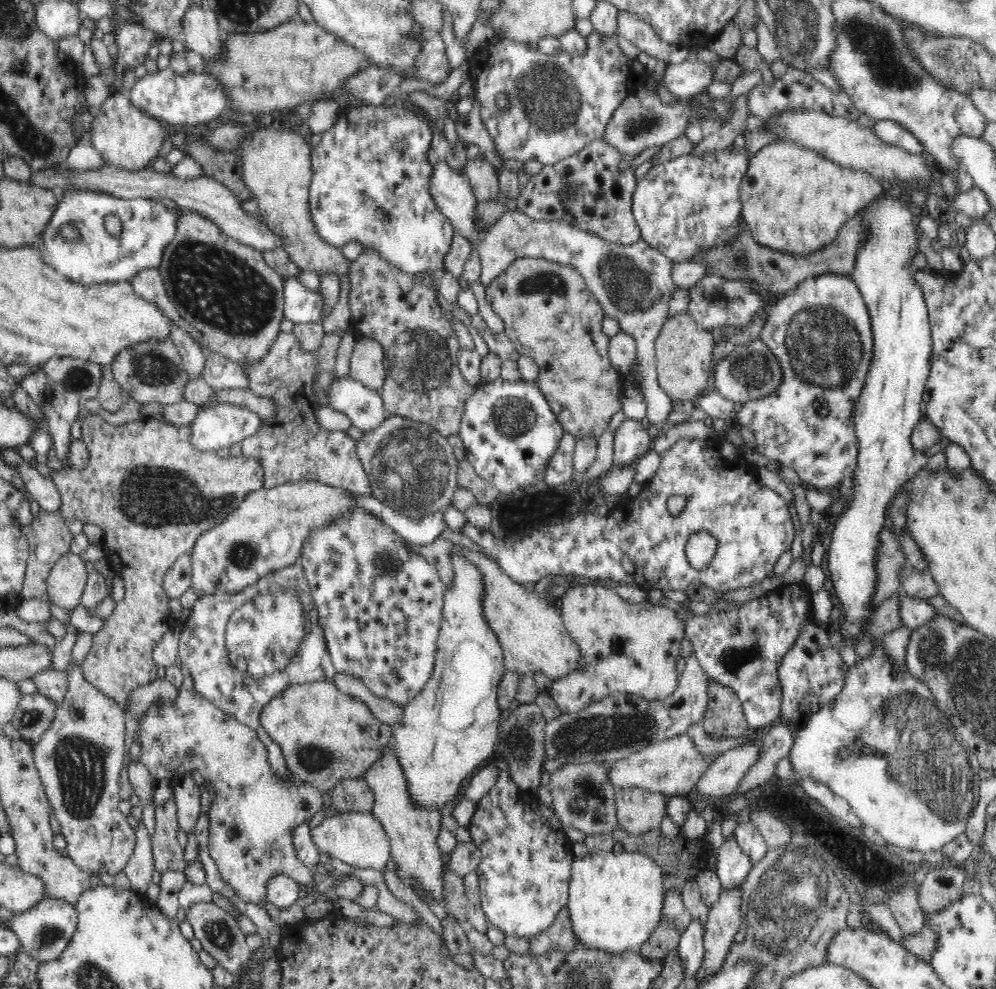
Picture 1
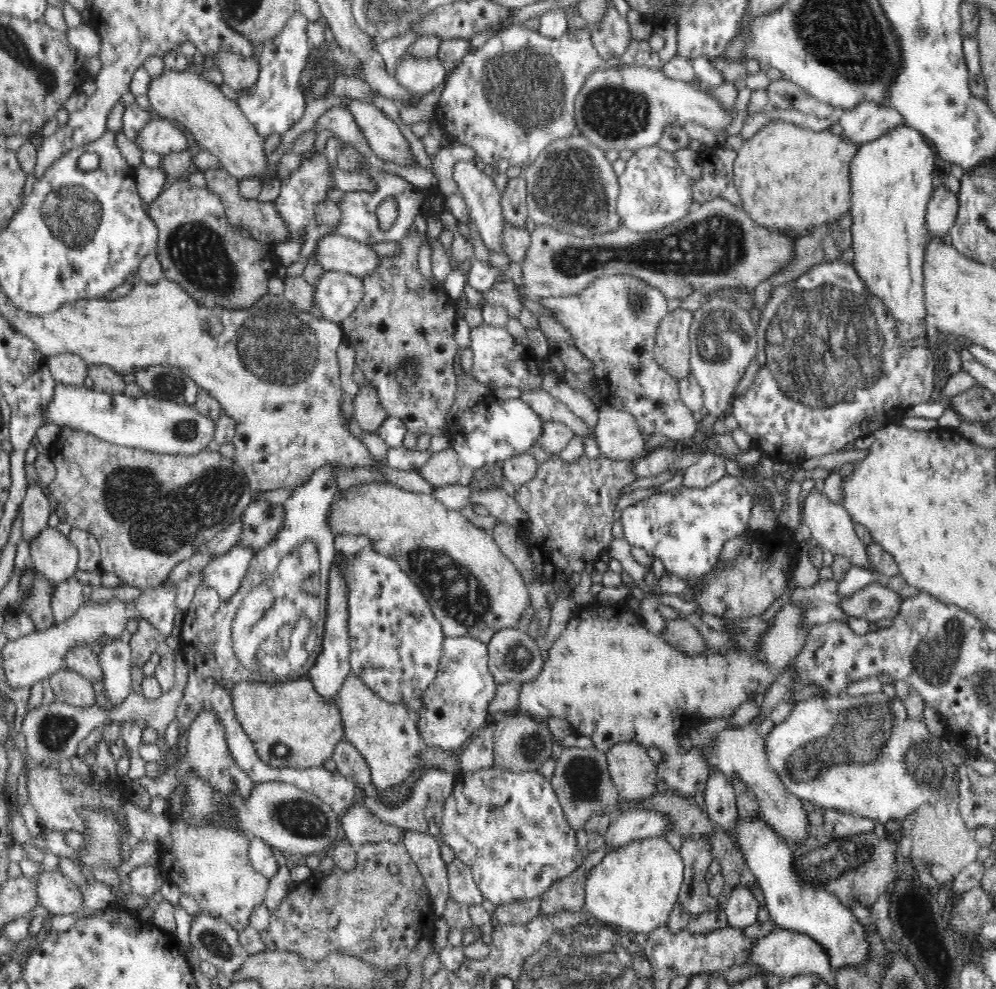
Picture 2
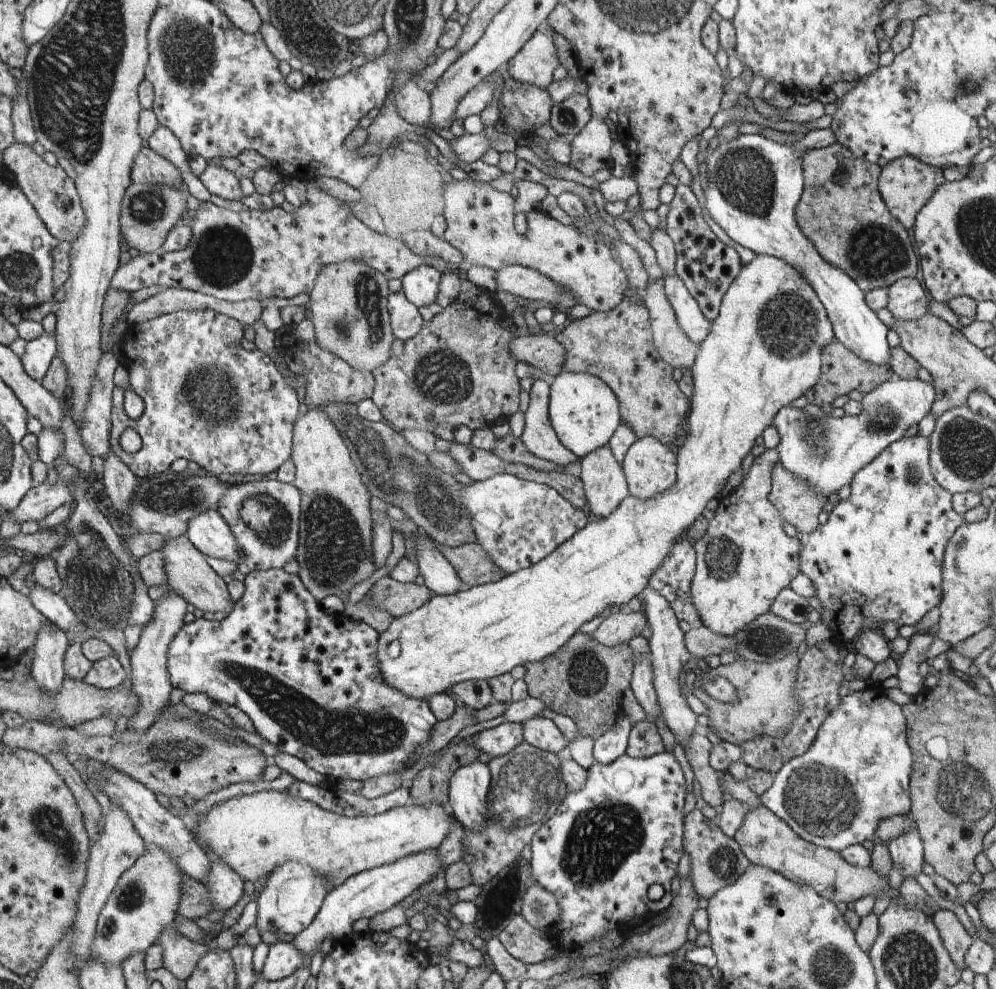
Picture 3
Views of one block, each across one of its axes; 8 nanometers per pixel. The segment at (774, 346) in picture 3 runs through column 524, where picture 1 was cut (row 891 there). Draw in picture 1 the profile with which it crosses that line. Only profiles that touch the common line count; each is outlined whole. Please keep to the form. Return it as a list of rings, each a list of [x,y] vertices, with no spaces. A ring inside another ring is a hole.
[[[625,849],[622,853],[599,851],[574,858],[569,882],[567,909],[573,924],[573,936],[586,948],[606,949],[620,953],[636,951],[649,939],[652,931],[661,923],[661,914],[665,901],[662,889],[662,869],[652,857],[644,853]]]

